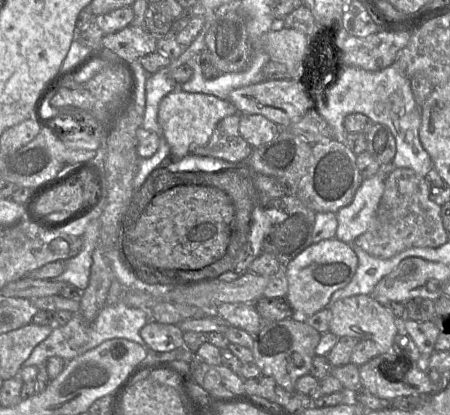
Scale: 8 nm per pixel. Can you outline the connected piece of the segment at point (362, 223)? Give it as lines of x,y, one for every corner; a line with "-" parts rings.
374,175
362,181
350,204
337,211
336,238
352,244
373,224
385,189
385,179

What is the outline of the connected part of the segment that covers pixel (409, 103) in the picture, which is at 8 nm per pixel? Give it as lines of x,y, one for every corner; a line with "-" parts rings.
314,60
311,68
311,91
315,97
314,109
330,124
333,129
334,139
344,141
347,131
344,119
352,113
362,113
374,123
386,125
396,139
396,155
393,163
396,168
411,168
418,175
425,177
434,167
432,159
424,149
419,130
421,126
421,107
414,99
410,78
398,71
397,68
388,66
379,71
367,71
353,66
344,66
336,82
326,87
331,80
331,73
324,70
314,70

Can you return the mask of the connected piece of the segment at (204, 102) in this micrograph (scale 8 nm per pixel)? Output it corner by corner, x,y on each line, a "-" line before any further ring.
179,87
161,100
158,108
158,123
171,153
177,157
184,157
197,147
205,146
217,124
223,118
235,113
237,113
236,108
228,100
222,100
213,95
184,92

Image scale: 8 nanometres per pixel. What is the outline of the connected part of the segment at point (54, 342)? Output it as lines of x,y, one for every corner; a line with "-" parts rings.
119,300
114,305
106,305
92,322
87,322
79,310
78,313
72,313
72,318
64,326
53,327
51,334
35,347
29,358
23,362
21,369
27,366
38,367
41,364
46,364
46,361
53,356
68,362
99,346
104,341
115,338
135,342
147,352
147,349
151,348
142,339
140,330
149,321
153,321
150,320
149,310
129,307
123,300

